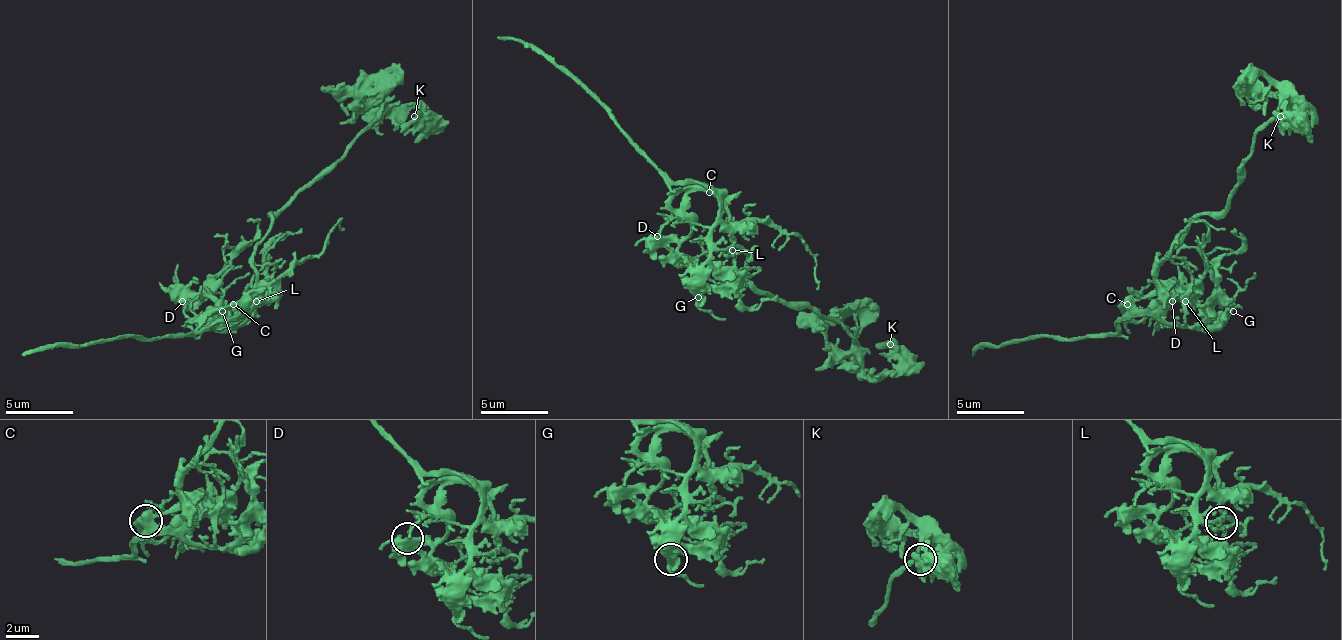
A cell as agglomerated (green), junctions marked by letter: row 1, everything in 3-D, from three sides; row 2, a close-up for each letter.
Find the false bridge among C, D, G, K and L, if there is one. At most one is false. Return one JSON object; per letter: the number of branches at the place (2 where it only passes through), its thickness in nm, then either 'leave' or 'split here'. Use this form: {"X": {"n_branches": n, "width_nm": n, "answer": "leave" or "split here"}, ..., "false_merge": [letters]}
{"C": {"n_branches": 3, "width_nm": 400, "answer": "leave"}, "D": {"n_branches": 3, "width_nm": 400, "answer": "leave"}, "G": {"n_branches": 3, "width_nm": 460, "answer": "leave"}, "K": {"n_branches": 3, "width_nm": 380, "answer": "leave"}, "L": {"n_branches": 3, "width_nm": 320, "answer": "leave"}, "false_merge": []}

